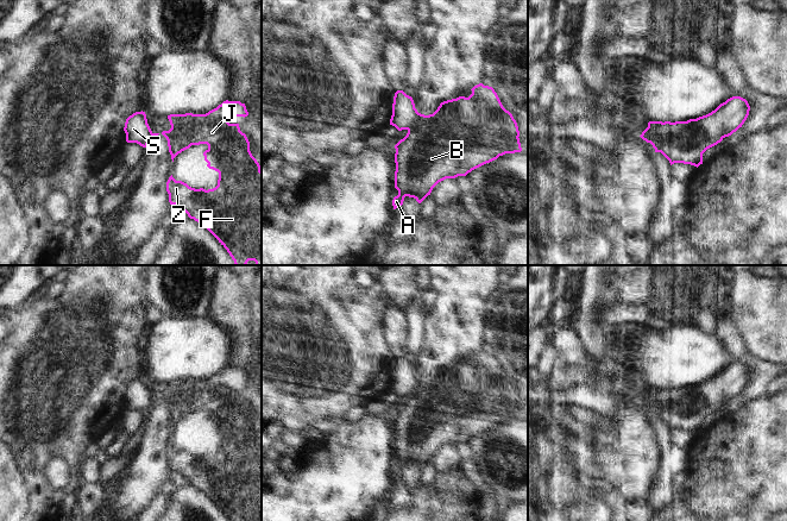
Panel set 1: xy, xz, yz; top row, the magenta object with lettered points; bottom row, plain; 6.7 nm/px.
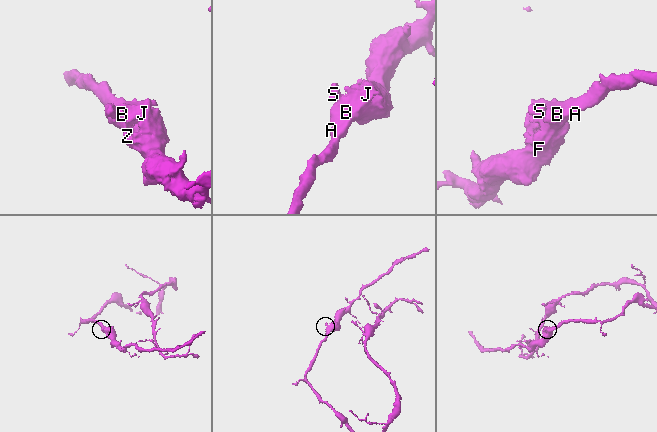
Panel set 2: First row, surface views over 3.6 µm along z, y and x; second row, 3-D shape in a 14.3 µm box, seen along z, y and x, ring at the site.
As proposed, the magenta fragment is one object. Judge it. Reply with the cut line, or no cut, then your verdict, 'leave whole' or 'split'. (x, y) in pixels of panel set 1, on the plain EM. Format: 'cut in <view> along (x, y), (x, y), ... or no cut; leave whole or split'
cut in xz along (419, 380), (414, 390), (408, 396); split

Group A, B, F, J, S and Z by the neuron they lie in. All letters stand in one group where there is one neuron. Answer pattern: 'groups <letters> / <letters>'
groups A B F J Z / S

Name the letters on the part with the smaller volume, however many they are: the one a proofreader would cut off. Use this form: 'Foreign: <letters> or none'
Foreign: S

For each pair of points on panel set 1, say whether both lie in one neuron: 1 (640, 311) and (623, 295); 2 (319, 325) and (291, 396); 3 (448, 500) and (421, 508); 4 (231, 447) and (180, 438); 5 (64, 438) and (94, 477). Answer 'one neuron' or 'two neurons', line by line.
1: two neurons
2: one neuron
3: one neuron
4: one neuron
5: two neurons

